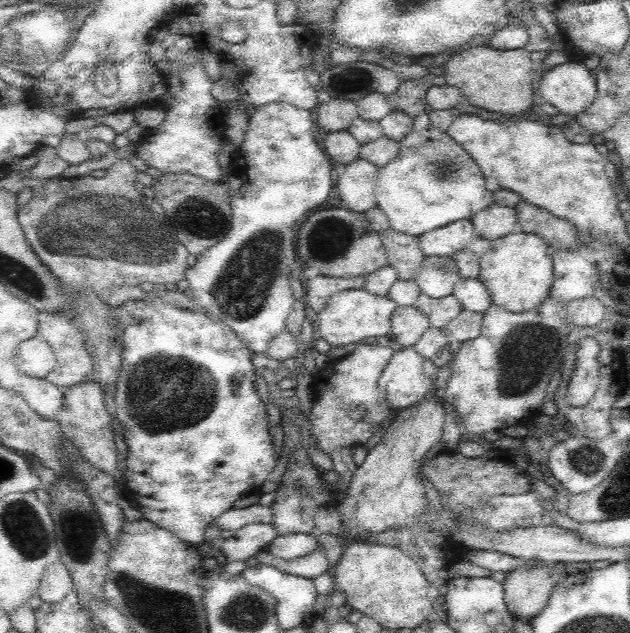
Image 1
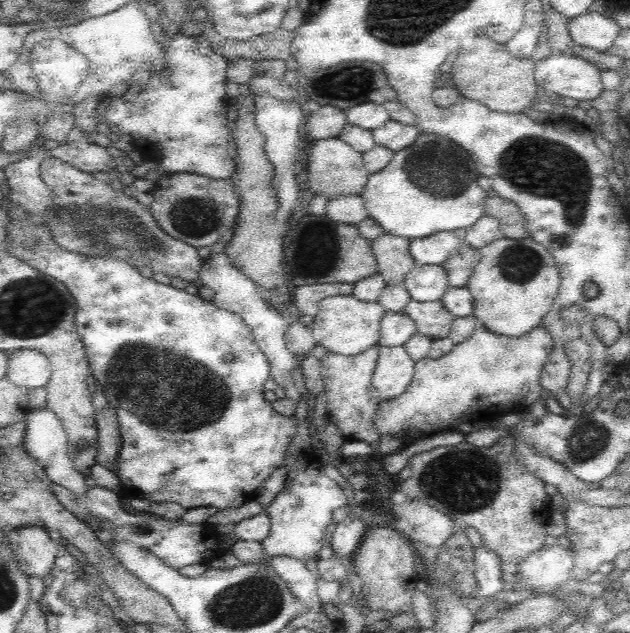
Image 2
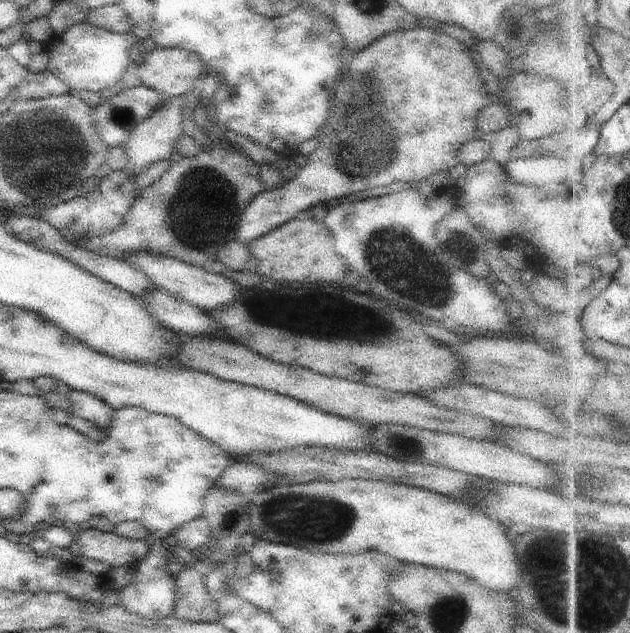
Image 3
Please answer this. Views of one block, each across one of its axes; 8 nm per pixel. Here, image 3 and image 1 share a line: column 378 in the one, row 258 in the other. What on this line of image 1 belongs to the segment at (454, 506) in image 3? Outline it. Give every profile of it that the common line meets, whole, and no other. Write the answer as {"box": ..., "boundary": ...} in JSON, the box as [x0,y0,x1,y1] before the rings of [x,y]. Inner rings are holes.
{"box":[478,232,554,313],"boundary":[[[520,232],[492,241],[492,247],[480,260],[478,279],[488,289],[492,305],[520,313],[534,310],[549,298],[554,276],[553,256],[548,244],[539,235]]]}

